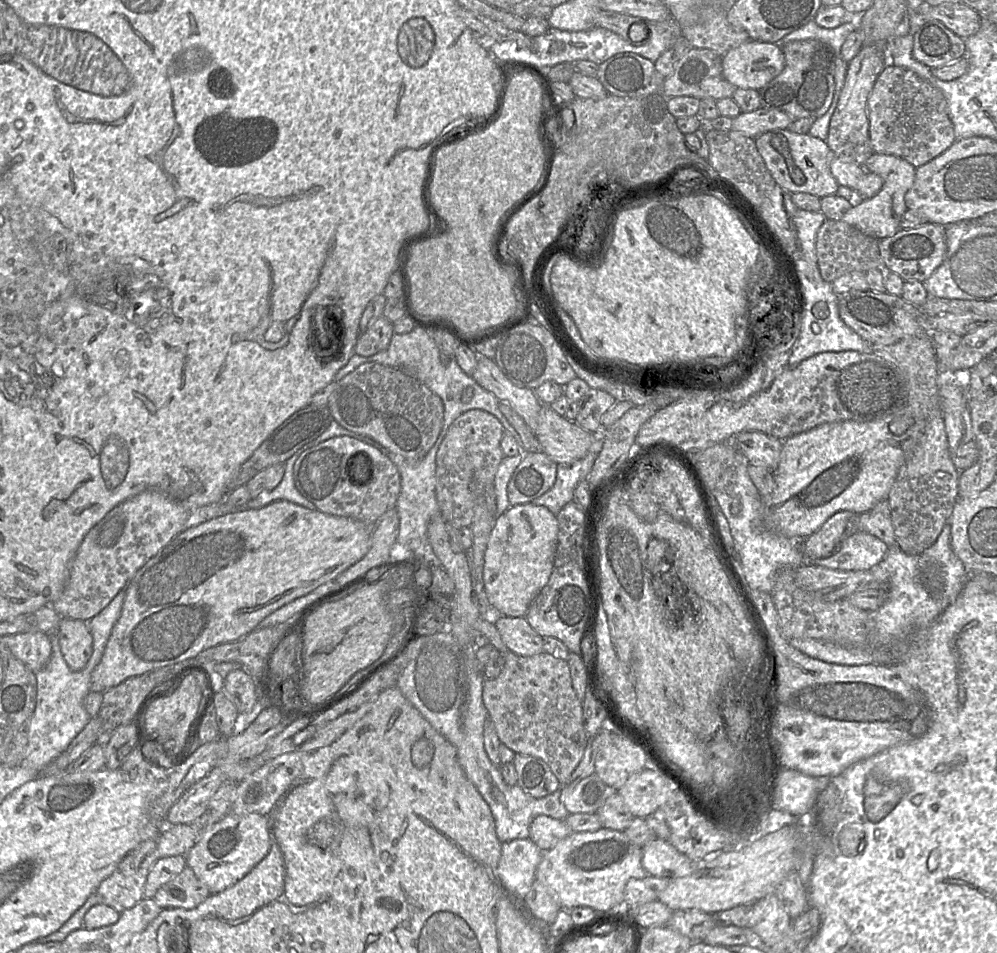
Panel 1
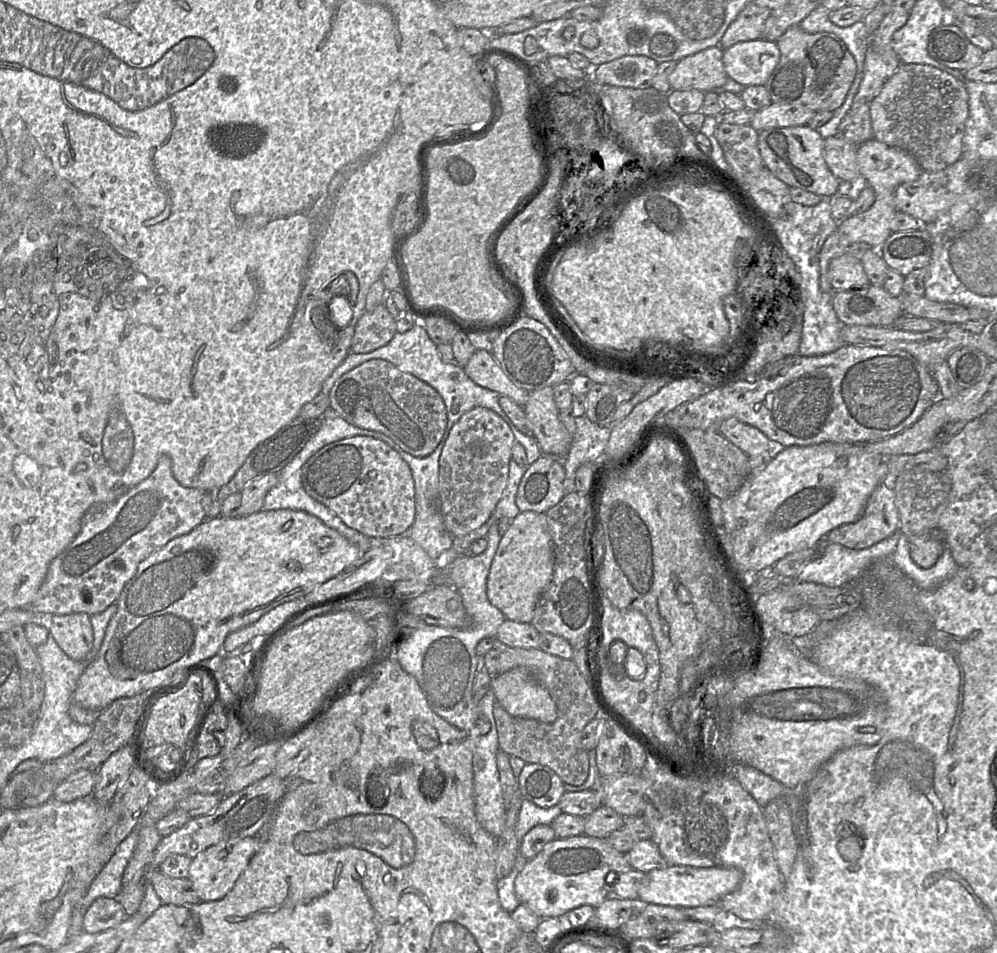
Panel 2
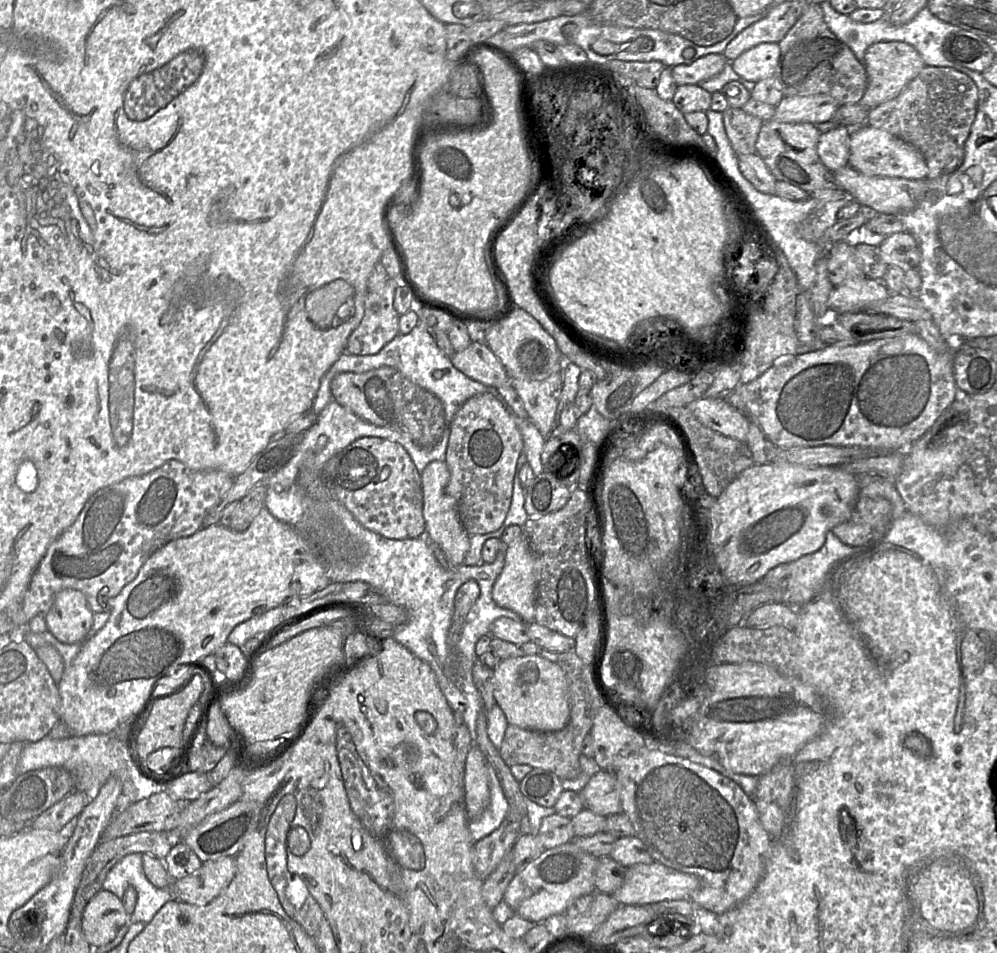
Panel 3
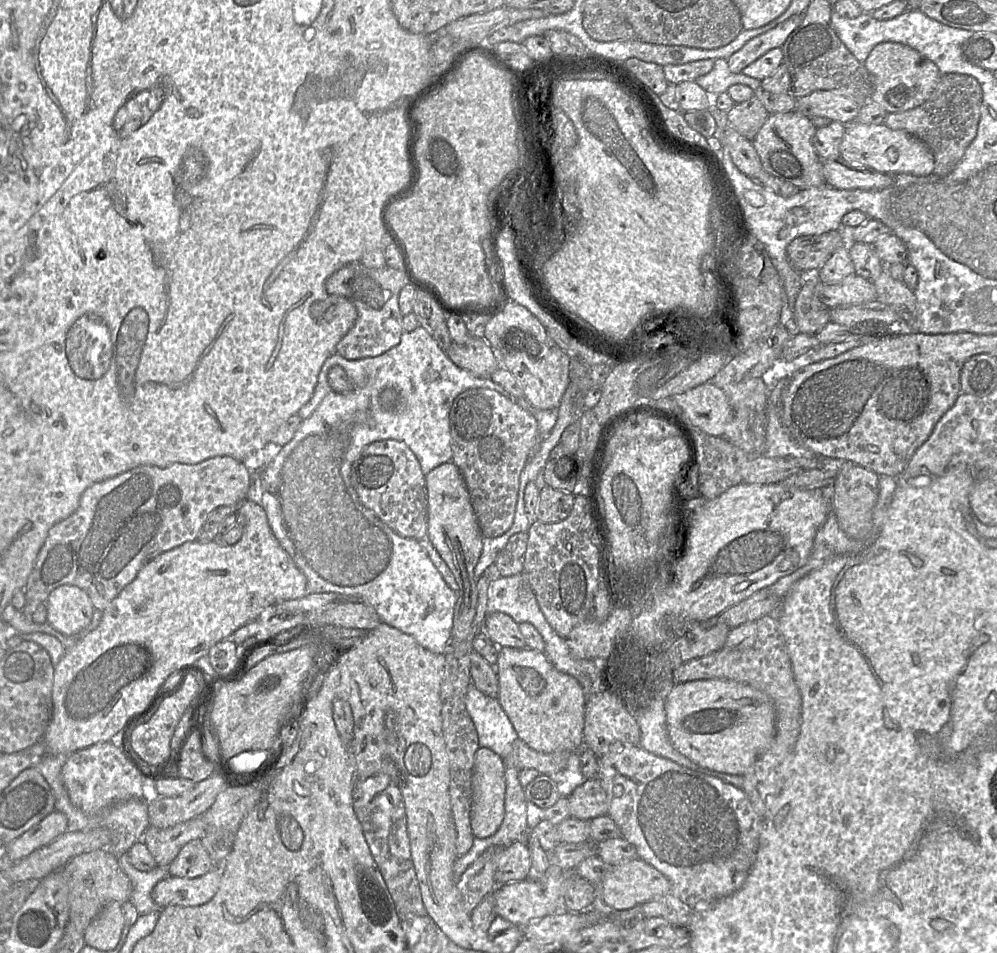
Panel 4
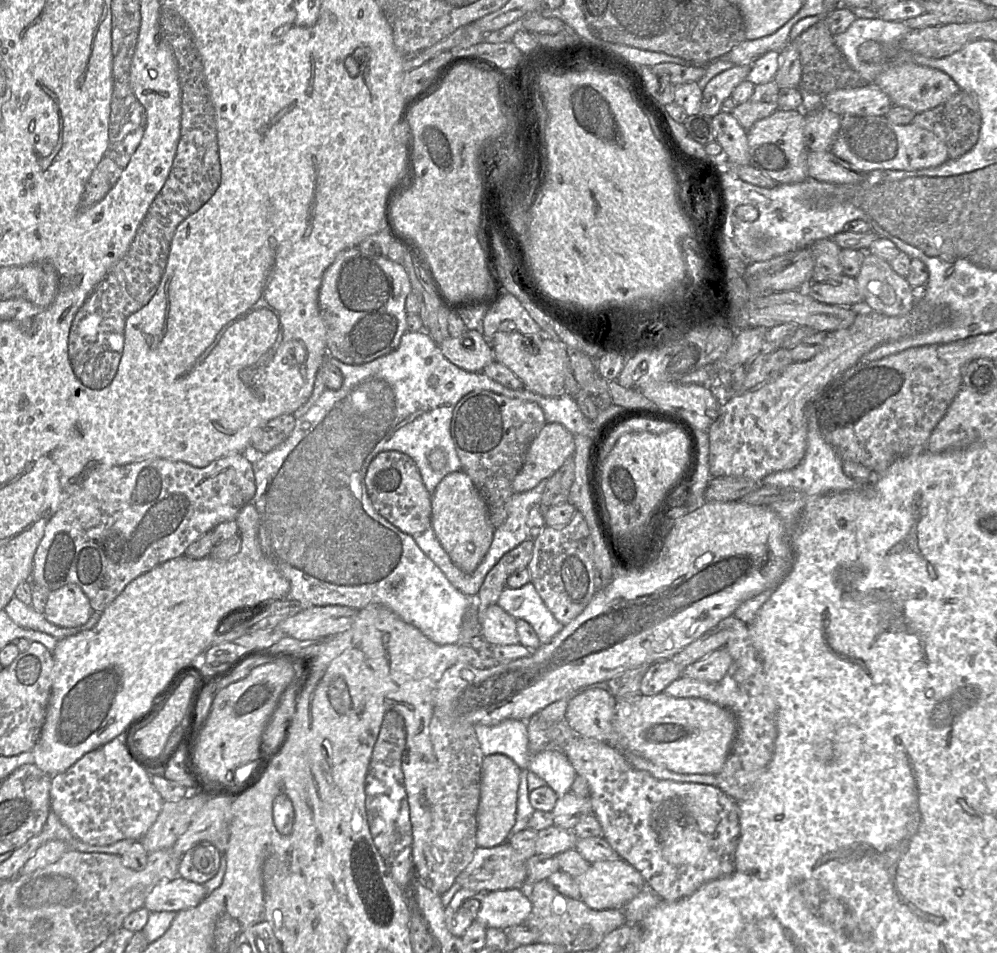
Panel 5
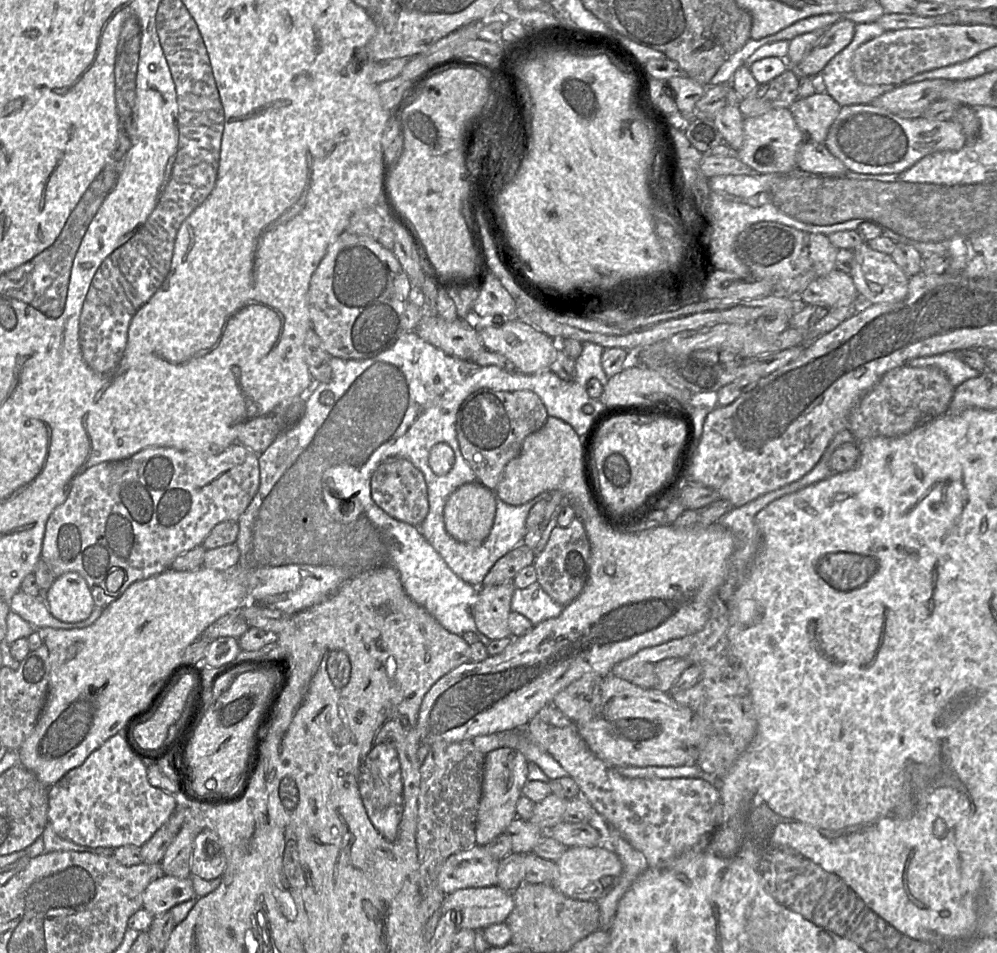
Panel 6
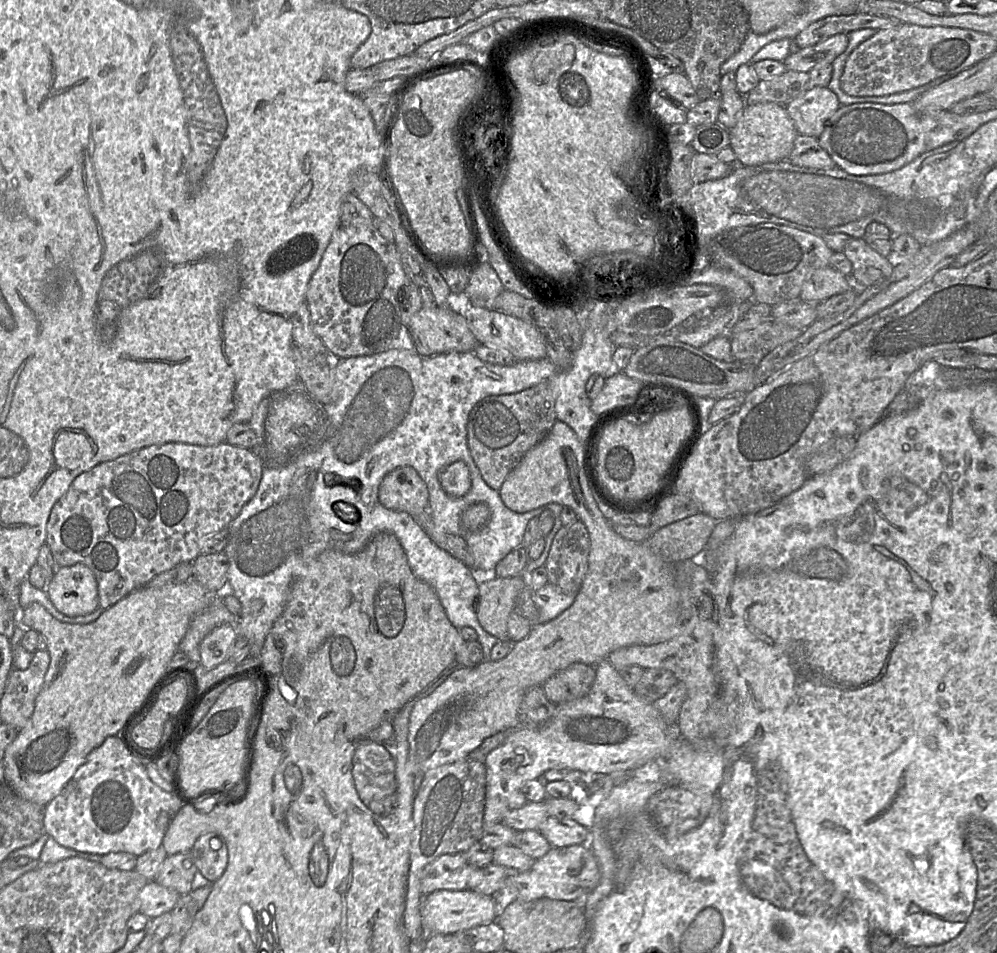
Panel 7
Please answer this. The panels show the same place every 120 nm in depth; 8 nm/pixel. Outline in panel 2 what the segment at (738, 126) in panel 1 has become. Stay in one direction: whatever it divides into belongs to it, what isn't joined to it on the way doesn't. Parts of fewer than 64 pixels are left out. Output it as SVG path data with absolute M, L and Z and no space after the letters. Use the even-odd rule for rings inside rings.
M771 103L764 109L755 112L750 126L757 132L770 128L806 126L815 113L816 111L804 106Z

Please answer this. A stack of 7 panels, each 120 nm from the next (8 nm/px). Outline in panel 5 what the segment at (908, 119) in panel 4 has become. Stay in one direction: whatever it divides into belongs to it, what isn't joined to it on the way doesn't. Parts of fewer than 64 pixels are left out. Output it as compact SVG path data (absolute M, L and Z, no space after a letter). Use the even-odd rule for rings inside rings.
M959 90L937 107L916 114L910 124L934 133L946 145L949 158L955 159L967 153L977 143L981 118L976 99L969 93Z

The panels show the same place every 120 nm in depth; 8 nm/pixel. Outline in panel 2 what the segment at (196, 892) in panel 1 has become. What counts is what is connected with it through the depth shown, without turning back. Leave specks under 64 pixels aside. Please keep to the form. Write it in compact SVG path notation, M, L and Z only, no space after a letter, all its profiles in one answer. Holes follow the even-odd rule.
M150 867L146 878L154 887L162 904L181 906L201 901L188 878L169 877L163 874L159 867Z

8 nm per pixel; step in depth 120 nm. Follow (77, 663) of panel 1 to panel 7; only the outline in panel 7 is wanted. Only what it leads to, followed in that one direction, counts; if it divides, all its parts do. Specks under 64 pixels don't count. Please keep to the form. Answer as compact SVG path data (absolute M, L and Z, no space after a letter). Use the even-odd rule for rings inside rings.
M82 563L58 567L46 586L46 593L55 608L69 617L84 616L99 607L96 578Z

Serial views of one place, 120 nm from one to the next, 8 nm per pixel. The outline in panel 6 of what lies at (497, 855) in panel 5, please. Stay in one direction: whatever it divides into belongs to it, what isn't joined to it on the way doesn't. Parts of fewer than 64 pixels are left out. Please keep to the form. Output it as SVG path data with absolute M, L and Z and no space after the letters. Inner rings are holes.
M476 844L449 856L439 869L437 883L446 895L458 889L494 886L498 866L499 860Z

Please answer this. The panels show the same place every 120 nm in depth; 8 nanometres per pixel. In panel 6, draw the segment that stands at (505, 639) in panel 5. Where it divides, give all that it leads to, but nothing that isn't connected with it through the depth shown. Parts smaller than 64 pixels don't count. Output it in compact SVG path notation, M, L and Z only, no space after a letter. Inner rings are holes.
M513 580L501 585L477 588L479 599L472 607L477 628L491 640L510 637L508 619L516 590Z

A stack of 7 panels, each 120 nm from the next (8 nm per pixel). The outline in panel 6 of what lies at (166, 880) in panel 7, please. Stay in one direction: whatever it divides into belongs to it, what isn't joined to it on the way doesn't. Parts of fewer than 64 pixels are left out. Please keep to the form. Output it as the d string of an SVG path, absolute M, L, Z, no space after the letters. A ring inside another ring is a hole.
M189 817L184 821L161 861L164 875L179 879L186 879L191 876L193 842L203 830L204 820L202 817Z

